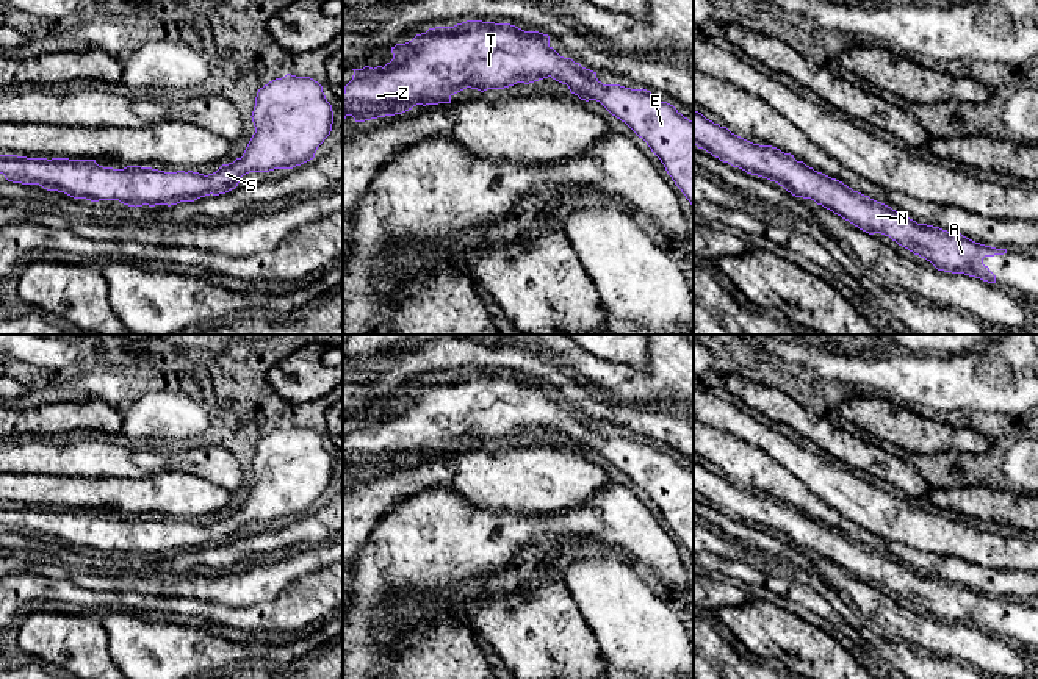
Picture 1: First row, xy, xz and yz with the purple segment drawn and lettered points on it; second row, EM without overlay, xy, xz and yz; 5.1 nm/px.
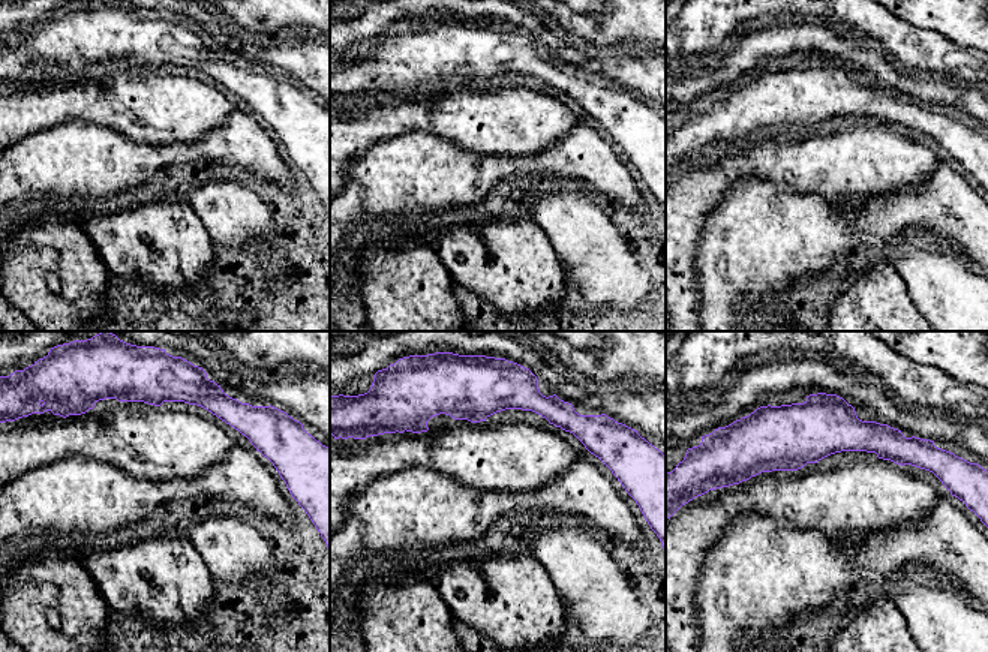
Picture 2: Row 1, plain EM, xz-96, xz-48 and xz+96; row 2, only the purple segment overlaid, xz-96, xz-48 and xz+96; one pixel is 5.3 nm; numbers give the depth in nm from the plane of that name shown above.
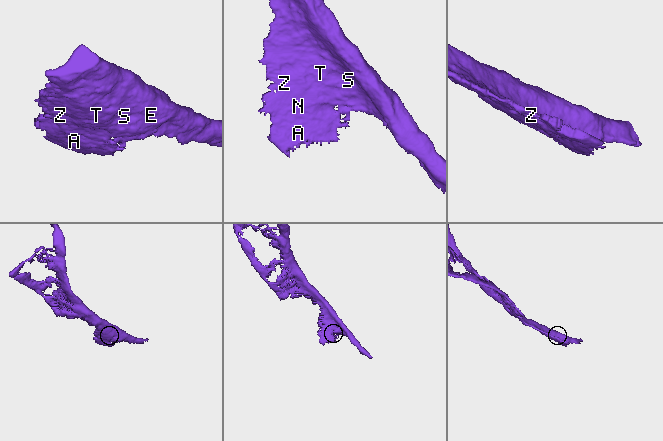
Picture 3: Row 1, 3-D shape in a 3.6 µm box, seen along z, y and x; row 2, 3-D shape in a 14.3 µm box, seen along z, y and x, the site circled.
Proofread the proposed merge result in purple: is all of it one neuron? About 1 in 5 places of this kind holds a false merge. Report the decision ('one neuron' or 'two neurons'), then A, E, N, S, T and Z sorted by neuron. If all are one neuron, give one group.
one neuron; A E N S T Z

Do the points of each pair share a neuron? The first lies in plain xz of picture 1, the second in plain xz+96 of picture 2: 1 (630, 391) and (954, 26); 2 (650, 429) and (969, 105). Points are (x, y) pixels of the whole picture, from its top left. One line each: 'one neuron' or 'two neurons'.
1: two neurons
2: one neuron

